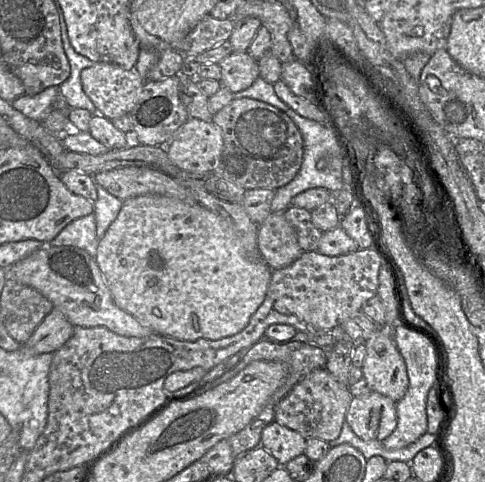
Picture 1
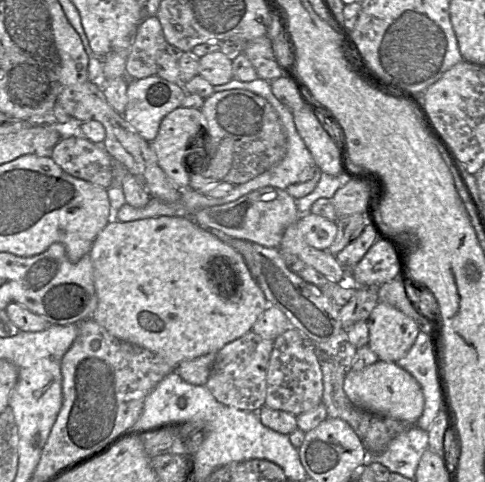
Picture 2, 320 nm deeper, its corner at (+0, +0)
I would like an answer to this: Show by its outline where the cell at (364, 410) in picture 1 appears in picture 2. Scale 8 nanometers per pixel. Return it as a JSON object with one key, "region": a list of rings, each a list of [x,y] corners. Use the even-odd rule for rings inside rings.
{"region":[[[379,360],[361,371],[351,369],[345,375],[344,392],[361,411],[415,425],[423,413],[424,396],[417,380],[393,362]]]}

